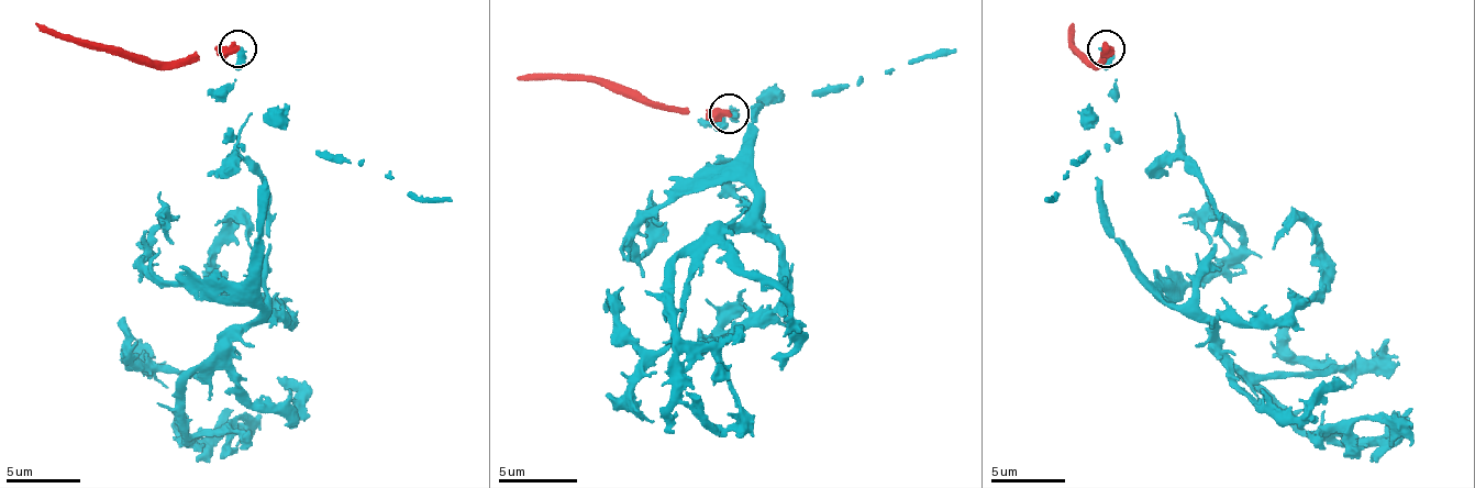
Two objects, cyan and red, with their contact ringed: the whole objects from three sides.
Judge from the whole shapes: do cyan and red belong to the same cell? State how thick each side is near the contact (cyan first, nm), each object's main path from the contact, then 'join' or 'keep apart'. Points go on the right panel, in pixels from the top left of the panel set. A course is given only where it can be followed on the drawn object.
calibres 550 and 550 nm; course cyan (1107, 50), (1115, 132), (1099, 218), (1129, 267), (1208, 323), (1211, 342), (1301, 431), (1387, 420), (1410, 446); course red (1107, 50), (1091, 60), (1073, 42), (1069, 23); join

